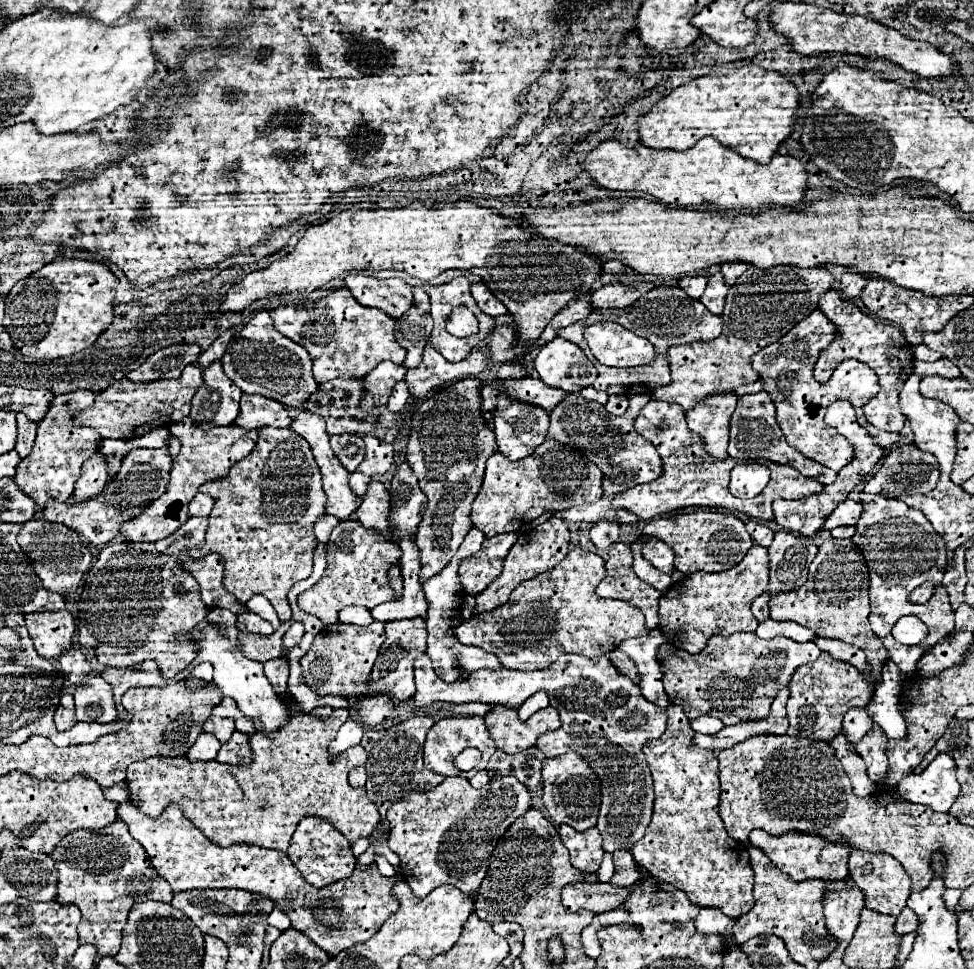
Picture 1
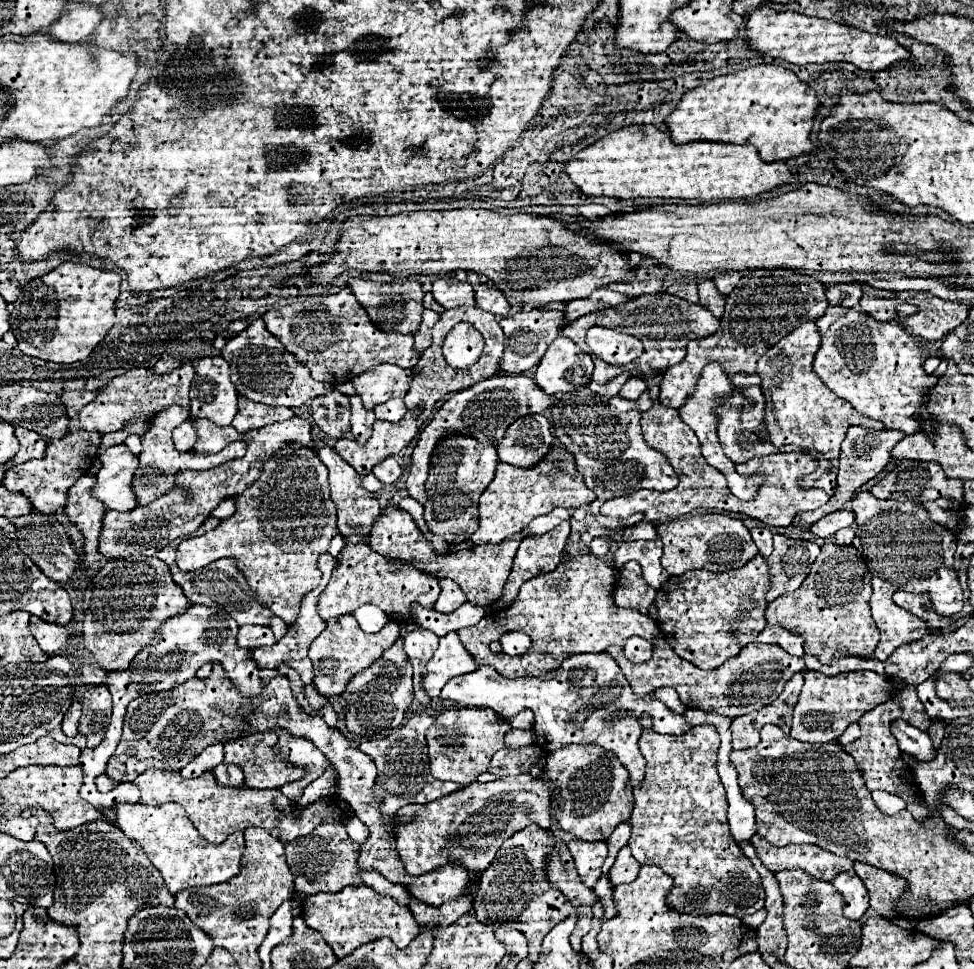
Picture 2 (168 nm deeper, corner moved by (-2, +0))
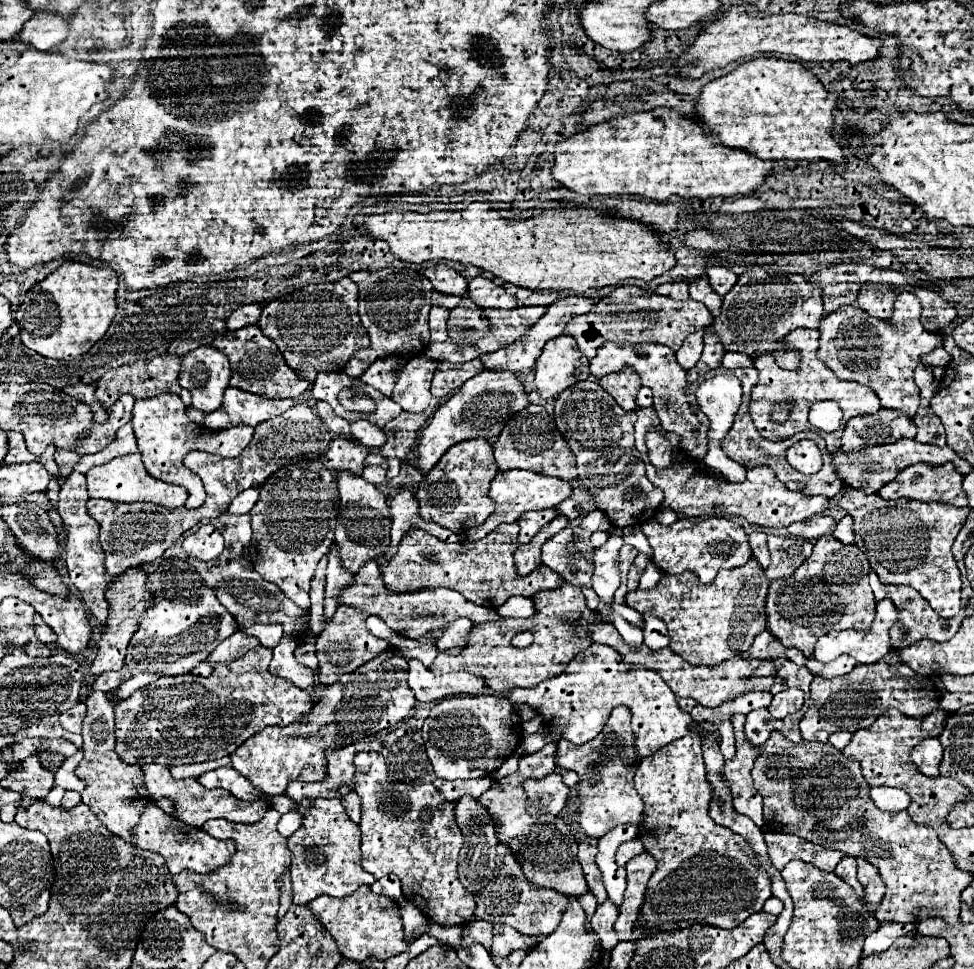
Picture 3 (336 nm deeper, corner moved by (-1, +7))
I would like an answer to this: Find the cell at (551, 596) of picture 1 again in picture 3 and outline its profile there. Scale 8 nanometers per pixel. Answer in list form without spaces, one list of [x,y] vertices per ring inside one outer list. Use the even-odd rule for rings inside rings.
[[[564,581],[564,587],[556,587],[556,591],[538,591],[532,601],[536,607],[536,613],[532,617],[502,617],[498,621],[474,625],[466,641],[468,645],[464,645],[458,655],[440,651],[432,663],[432,671],[440,675],[450,671],[468,671],[472,675],[484,677],[486,685],[494,691],[510,691],[512,687],[534,687],[548,677],[564,673],[566,663],[592,645],[588,627],[604,623],[604,615],[588,609],[582,587],[568,581]],[[520,631],[530,631],[534,635],[534,643],[526,649],[516,649],[510,643],[510,639]]]

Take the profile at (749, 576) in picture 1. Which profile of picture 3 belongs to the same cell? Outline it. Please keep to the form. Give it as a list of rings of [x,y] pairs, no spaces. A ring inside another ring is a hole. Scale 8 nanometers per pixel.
[[[752,557],[746,565],[742,565],[738,569],[718,571],[716,579],[710,585],[702,585],[694,571],[684,571],[680,575],[664,575],[660,579],[660,583],[650,591],[642,591],[642,589],[630,591],[626,595],[626,603],[640,613],[648,611],[648,613],[654,613],[656,617],[660,617],[666,623],[668,633],[670,633],[670,649],[674,653],[678,653],[684,661],[688,661],[690,665],[716,665],[726,659],[732,659],[734,655],[748,651],[748,647],[752,645],[752,639],[760,631],[766,629],[764,601],[766,601],[768,585],[770,585],[770,581],[766,579],[764,569]]]

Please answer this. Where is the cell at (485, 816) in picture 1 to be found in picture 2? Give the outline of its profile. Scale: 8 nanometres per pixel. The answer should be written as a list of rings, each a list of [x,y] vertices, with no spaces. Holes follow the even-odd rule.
[[[531,774],[507,776],[507,778],[499,778],[495,782],[487,782],[487,784],[473,782],[467,788],[459,790],[457,794],[449,794],[435,802],[407,804],[397,812],[397,820],[399,820],[397,850],[401,854],[401,860],[405,862],[405,870],[409,870],[409,874],[419,876],[429,870],[437,870],[437,866],[443,866],[445,862],[457,862],[459,866],[465,866],[467,870],[483,872],[493,862],[501,844],[507,838],[511,838],[515,832],[523,830],[529,824],[537,824],[541,828],[549,828],[553,824],[551,786],[549,786],[549,782],[533,778]],[[459,828],[489,828],[489,834],[461,834]]]

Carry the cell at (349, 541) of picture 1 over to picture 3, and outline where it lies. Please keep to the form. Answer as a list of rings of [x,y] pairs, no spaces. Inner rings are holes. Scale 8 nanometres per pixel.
[[[376,561],[364,563],[360,571],[352,577],[352,583],[348,587],[342,587],[340,597],[336,597],[340,605],[348,605],[360,611],[366,611],[370,615],[382,617],[392,631],[404,637],[420,637],[428,631],[432,631],[436,637],[440,637],[444,623],[456,619],[456,617],[468,617],[472,623],[484,623],[492,619],[500,619],[500,615],[494,609],[474,605],[466,601],[458,591],[452,589],[442,589],[442,587],[426,587],[420,591],[410,591],[410,593],[392,593],[388,587],[382,583],[382,573],[376,565]]]

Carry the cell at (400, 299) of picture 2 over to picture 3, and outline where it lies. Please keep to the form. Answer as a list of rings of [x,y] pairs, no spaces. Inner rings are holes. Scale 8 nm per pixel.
[[[380,269],[380,271],[356,271],[348,275],[360,289],[358,305],[360,305],[360,319],[370,335],[370,349],[364,349],[362,353],[356,353],[344,373],[350,377],[362,375],[376,359],[386,355],[398,355],[400,353],[422,353],[428,343],[428,311],[432,307],[430,295],[432,295],[432,283],[418,271],[408,269]]]

